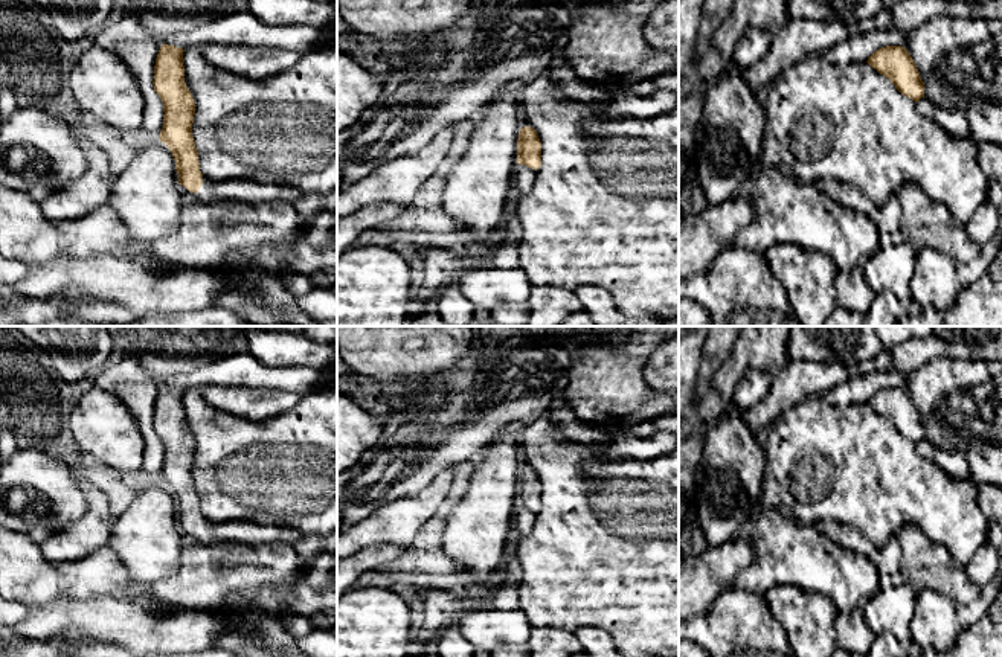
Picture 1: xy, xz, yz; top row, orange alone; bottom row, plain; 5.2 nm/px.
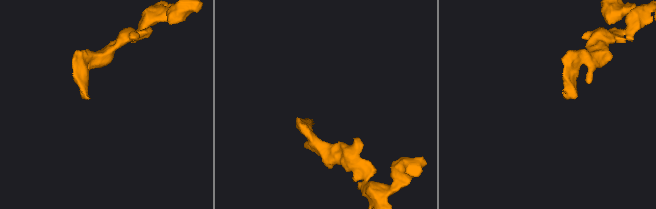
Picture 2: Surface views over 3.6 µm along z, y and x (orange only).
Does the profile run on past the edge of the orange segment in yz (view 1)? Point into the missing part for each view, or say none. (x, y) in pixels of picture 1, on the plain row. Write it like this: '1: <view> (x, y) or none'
1: none

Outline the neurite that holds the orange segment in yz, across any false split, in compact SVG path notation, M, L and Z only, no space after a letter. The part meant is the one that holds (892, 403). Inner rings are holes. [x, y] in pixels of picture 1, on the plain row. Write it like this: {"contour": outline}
{"contour": "M882 389L875 392L866 404L880 416L886 418L901 436L915 444L924 439L924 424L920 419L912 398L904 389Z"}

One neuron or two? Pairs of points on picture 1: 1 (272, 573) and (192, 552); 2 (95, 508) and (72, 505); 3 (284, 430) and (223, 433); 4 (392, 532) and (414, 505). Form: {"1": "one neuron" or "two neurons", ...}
{"1": "one neuron", "2": "two neurons", "3": "one neuron", "4": "one neuron"}

